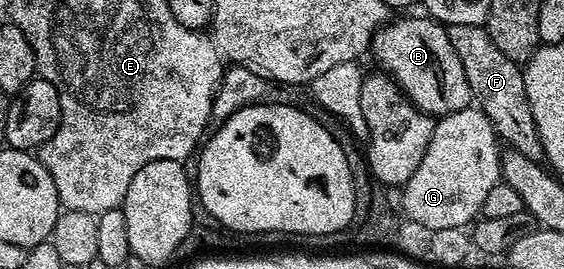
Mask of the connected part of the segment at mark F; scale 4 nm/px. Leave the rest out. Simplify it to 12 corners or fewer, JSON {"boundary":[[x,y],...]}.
{"boundary":[[483,25],[454,27],[471,98],[499,140],[543,162],[523,68]]}

